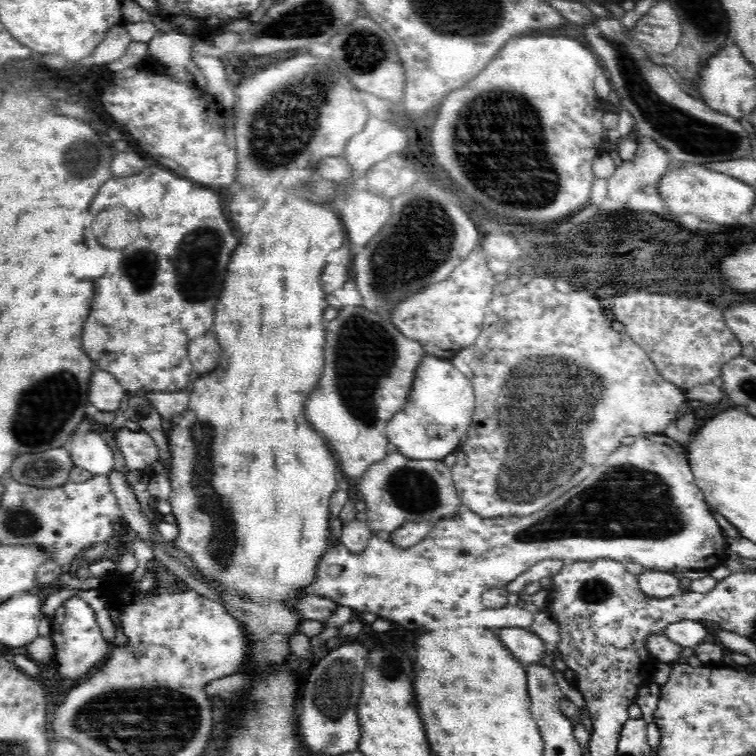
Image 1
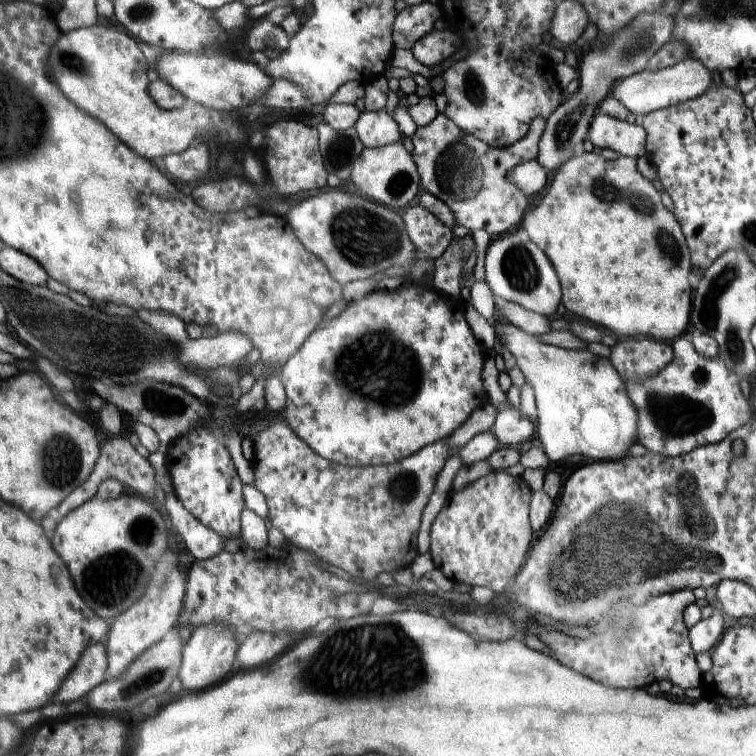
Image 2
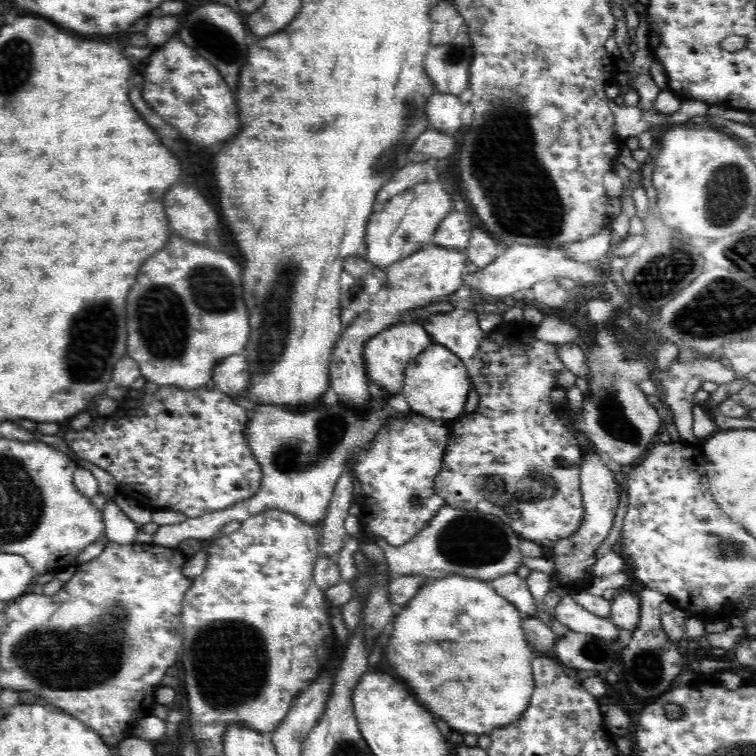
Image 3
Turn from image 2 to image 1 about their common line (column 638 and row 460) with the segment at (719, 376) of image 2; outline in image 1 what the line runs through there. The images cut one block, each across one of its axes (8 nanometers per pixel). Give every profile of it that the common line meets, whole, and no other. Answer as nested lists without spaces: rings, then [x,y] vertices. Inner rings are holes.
[[[392,451],[386,455],[384,460],[372,464],[364,473],[364,476],[359,481],[359,490],[367,507],[368,520],[366,523],[372,532],[380,532],[381,529],[386,529],[391,533],[396,528],[400,528],[402,524],[412,521],[426,521],[434,524],[436,521],[452,518],[454,514],[459,512],[460,506],[462,506],[453,483],[451,468],[443,460],[410,459]]]

